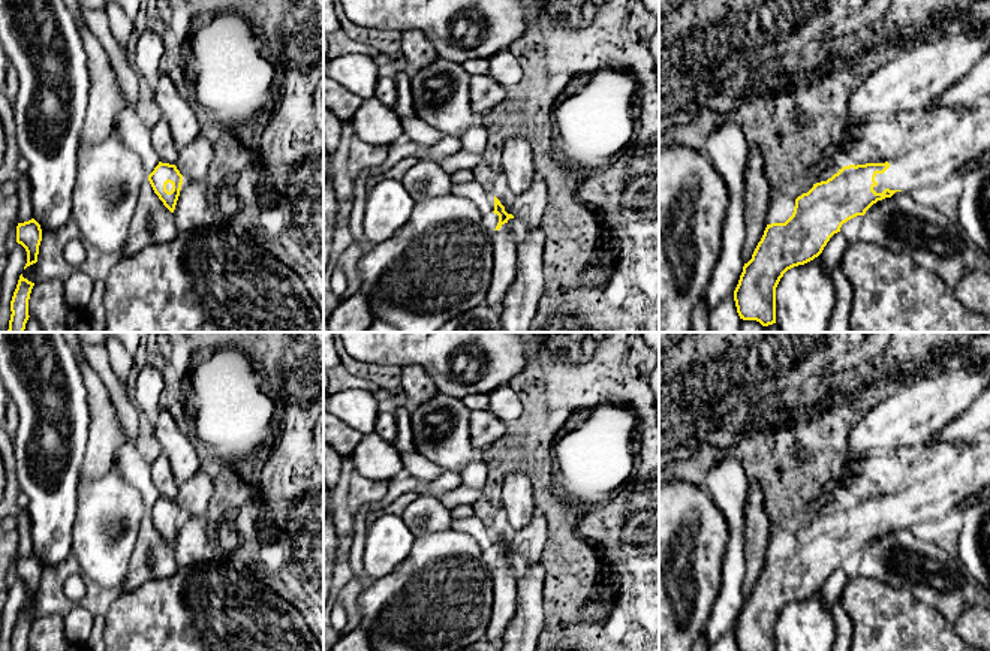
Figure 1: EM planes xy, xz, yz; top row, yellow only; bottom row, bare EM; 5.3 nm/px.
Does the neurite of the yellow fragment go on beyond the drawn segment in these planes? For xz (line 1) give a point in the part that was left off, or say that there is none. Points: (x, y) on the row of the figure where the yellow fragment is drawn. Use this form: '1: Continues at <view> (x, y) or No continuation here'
1: Continues at xz (505, 241)

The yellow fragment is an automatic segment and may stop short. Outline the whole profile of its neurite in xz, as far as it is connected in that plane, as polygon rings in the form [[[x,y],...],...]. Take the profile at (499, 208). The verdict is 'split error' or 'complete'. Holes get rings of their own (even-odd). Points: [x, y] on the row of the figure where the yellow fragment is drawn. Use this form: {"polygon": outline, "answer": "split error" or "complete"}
{"polygon": [[[494,196],[494,214],[499,216],[499,223],[491,233],[494,247],[494,263],[491,272],[491,286],[485,304],[490,307],[503,307],[505,296],[514,284],[517,275],[517,248],[521,238],[518,221],[512,214],[505,211],[505,207]]], "answer": "split error"}

